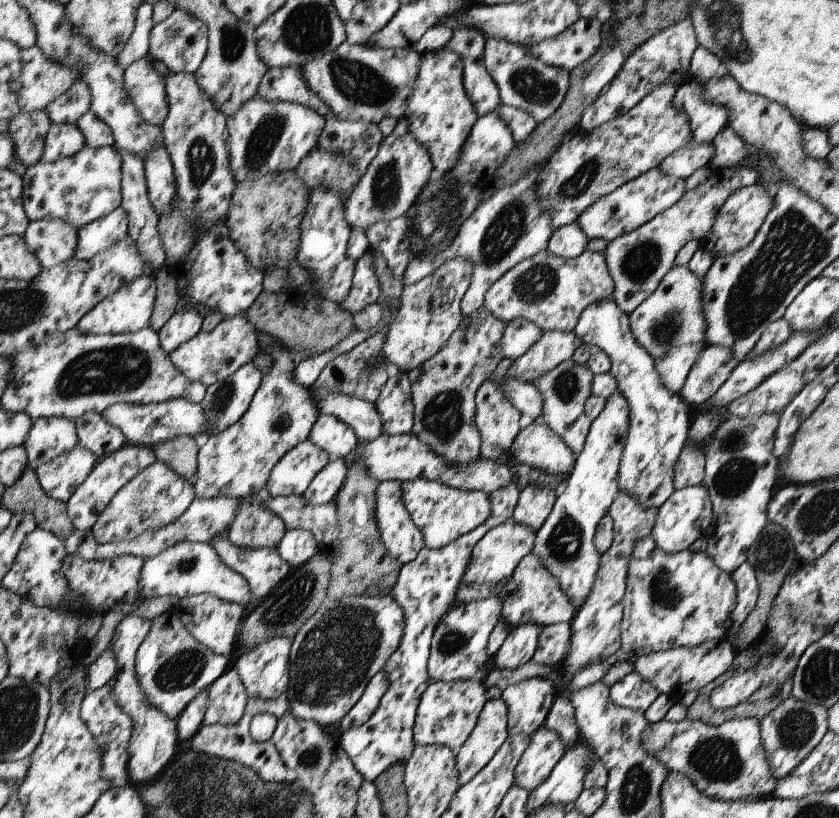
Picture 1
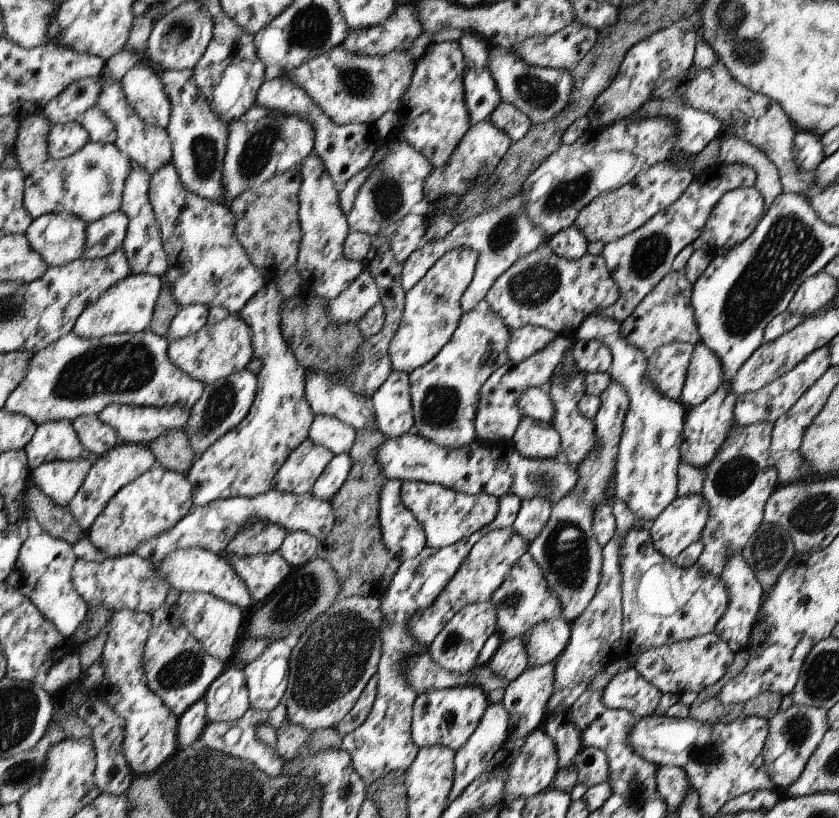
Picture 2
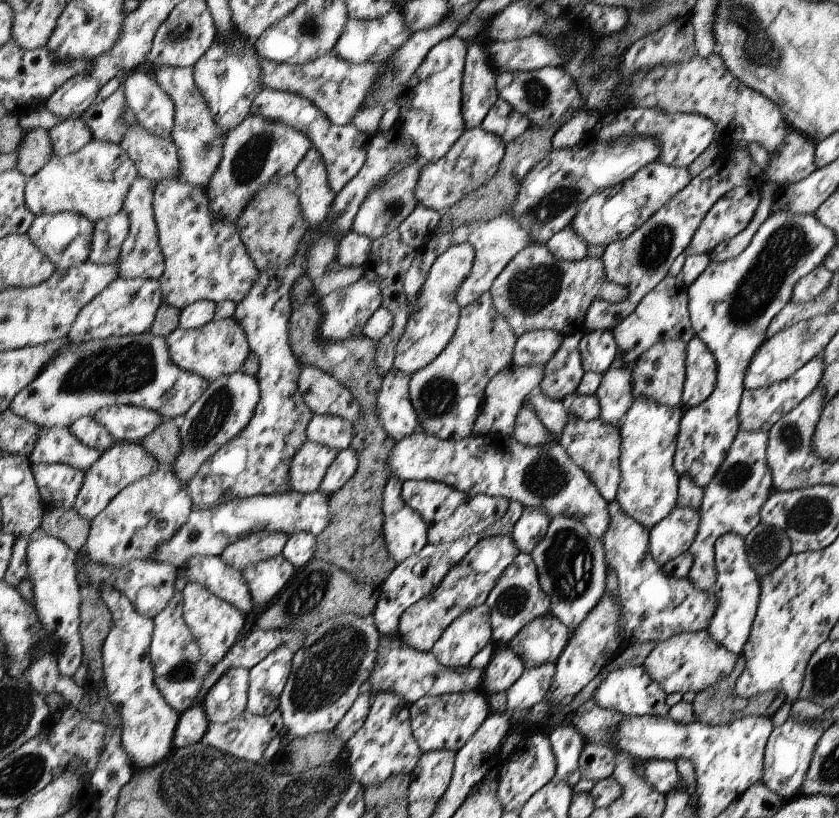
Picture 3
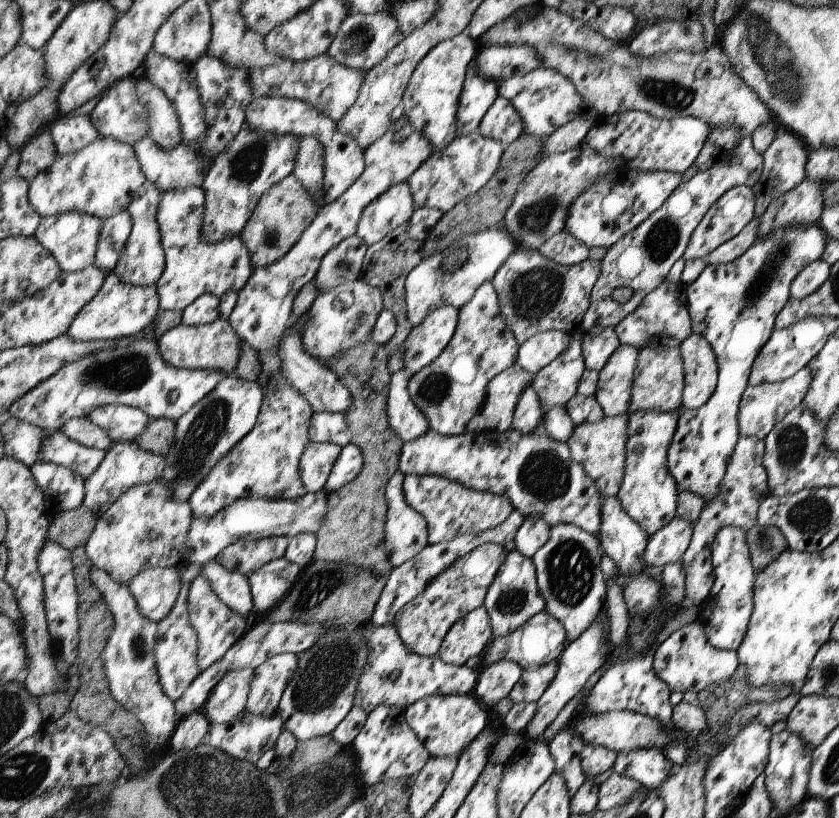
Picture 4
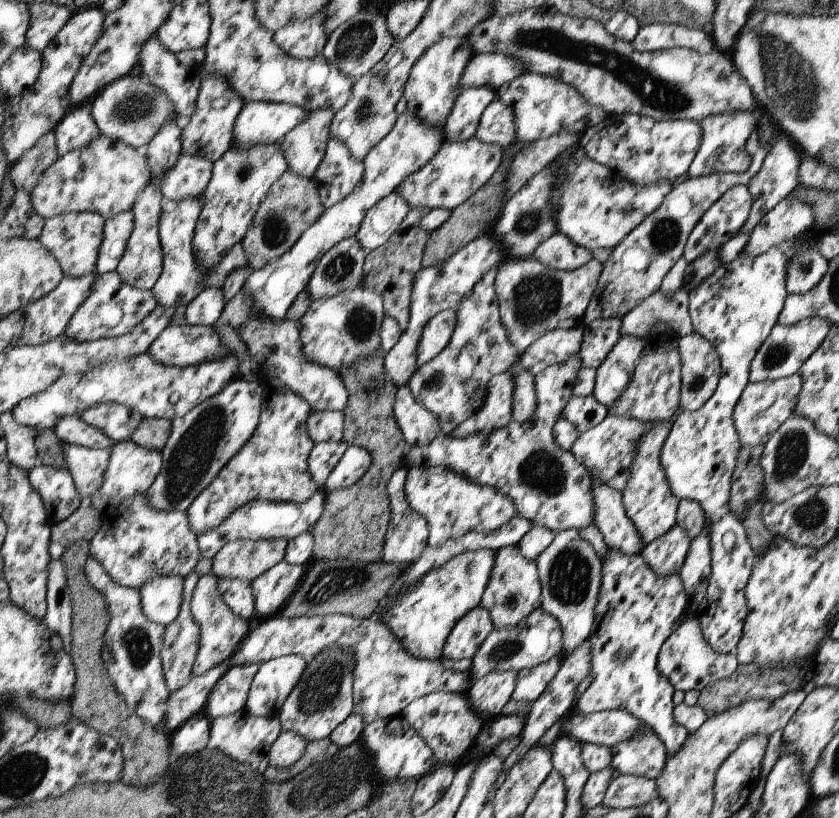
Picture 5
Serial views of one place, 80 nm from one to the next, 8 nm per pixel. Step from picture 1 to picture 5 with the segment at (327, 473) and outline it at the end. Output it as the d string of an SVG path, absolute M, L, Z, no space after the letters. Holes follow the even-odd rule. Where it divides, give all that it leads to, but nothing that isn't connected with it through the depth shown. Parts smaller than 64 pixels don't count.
M351 445L339 464L332 470L323 489L332 493L338 489L351 487L367 474L371 465L372 454L364 447Z

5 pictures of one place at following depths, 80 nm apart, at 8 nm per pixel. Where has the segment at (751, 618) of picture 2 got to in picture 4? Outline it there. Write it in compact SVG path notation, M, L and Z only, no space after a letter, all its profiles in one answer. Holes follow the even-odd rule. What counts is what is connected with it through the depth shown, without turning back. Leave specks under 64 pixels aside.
M732 525L720 529L711 553L714 563L715 582L711 592L697 614L697 620L704 627L708 642L720 651L737 651L749 628L751 614L754 612L754 570L747 534Z

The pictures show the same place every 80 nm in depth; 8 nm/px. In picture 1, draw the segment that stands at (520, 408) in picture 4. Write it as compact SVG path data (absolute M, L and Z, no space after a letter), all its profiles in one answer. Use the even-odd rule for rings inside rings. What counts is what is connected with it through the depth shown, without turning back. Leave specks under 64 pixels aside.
M542 418L534 419L533 422L526 426L524 429L520 429L518 436L514 440L514 444L511 445L510 454L514 454L514 456L521 463L528 463L530 466L538 467L539 469L544 469L549 473L554 473L555 475L562 475L565 480L563 484L556 490L559 494L564 490L564 484L566 484L566 480L568 480L568 476L570 476L570 472L574 466L574 462L576 460L576 454L574 451L564 442L563 438L560 438L559 434L556 434L555 430L552 430L543 420Z

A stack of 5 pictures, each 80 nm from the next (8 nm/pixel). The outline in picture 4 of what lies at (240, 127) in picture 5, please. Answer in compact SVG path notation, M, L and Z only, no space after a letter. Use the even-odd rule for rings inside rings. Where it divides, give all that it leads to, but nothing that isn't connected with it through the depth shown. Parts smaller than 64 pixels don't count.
M256 97L246 110L244 128L277 135L291 134L300 137L316 135L326 150L323 178L326 204L334 202L344 194L365 169L364 151L359 149L358 143L350 135L340 133L331 118L321 115L317 108L314 109L304 101L280 97Z

